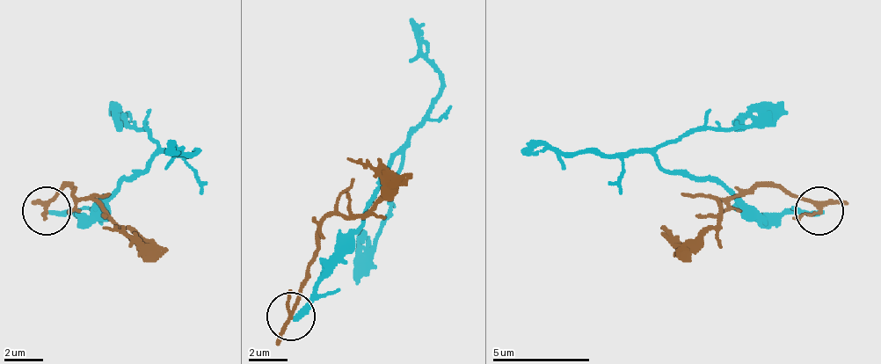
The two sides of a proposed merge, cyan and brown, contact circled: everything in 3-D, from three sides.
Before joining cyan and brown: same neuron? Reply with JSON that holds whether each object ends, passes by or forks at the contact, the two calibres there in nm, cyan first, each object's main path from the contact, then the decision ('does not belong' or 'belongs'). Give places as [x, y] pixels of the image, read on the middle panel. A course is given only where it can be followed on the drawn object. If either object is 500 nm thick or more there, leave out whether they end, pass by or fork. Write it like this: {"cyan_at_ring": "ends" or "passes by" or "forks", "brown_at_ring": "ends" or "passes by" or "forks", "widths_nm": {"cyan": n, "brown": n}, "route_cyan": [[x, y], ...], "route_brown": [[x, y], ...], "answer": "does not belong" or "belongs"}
{"cyan_at_ring": "ends", "brown_at_ring": "forks", "widths_nm": {"cyan": 260, "brown": 160}, "route_cyan": [[294, 315], [329, 257], [362, 222], [391, 155], [401, 155], [396, 184], [372, 266], [358, 286]], "route_brown": [[289, 315], [309, 276], [319, 232], [333, 213], [358, 218], [387, 189], [382, 179], [348, 160]], "answer": "does not belong"}

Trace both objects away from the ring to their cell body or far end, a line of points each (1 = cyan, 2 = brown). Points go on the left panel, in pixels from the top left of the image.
1: (50, 212), (84, 216), (118, 183), (147, 163), (156, 149), (152, 134), (127, 125), (113, 110)
2: (45, 212), (65, 187), (89, 197), (142, 241), (137, 246), (104, 226)

